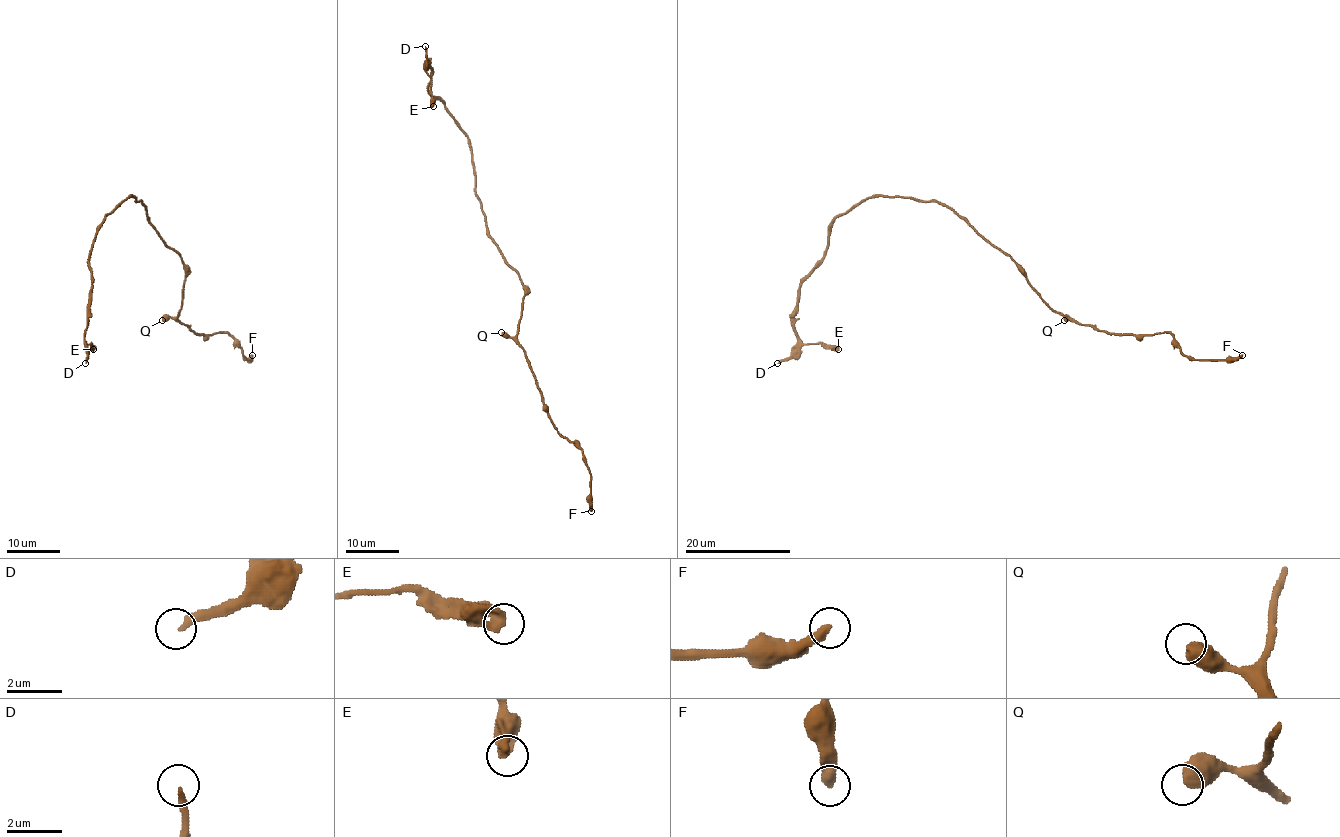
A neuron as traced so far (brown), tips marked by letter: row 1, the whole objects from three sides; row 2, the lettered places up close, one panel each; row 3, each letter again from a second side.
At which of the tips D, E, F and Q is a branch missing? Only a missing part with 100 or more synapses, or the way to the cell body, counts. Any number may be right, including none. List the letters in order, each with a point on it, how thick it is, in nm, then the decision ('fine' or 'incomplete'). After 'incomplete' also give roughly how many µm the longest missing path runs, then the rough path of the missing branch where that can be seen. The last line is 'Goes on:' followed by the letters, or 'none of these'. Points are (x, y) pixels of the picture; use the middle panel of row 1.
D: (425, 46) | 260 nm | incomplete | 50 µm
E: (433, 106) | 480 nm | fine
F: (591, 511) | 360 nm | fine
Q: (501, 332) | 600 nm | fine
Goes on: D

